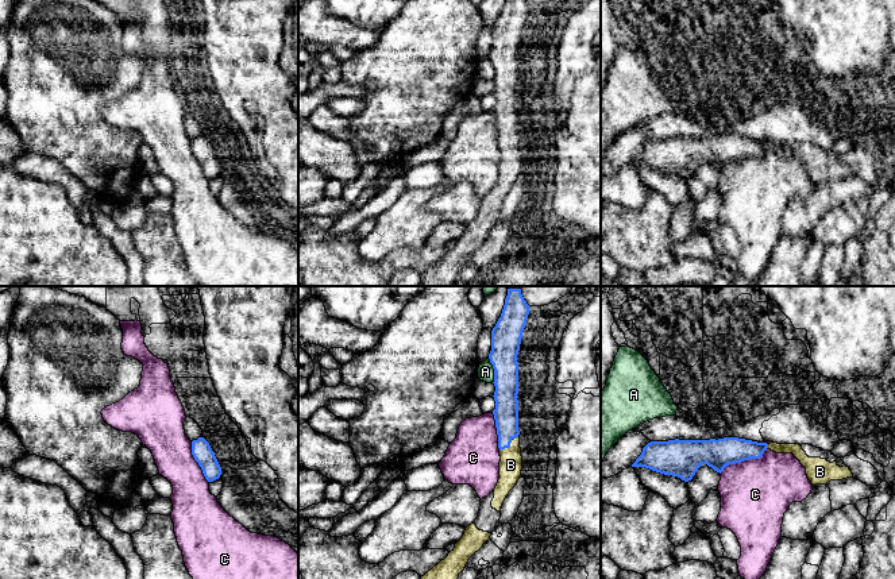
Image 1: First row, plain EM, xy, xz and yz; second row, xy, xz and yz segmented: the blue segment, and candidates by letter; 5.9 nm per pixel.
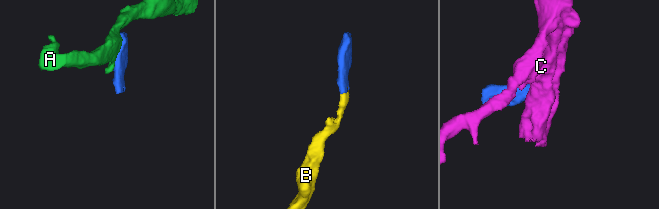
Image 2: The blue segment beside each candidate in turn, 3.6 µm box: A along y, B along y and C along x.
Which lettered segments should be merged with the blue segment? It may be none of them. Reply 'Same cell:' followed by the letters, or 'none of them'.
Same cell: B

